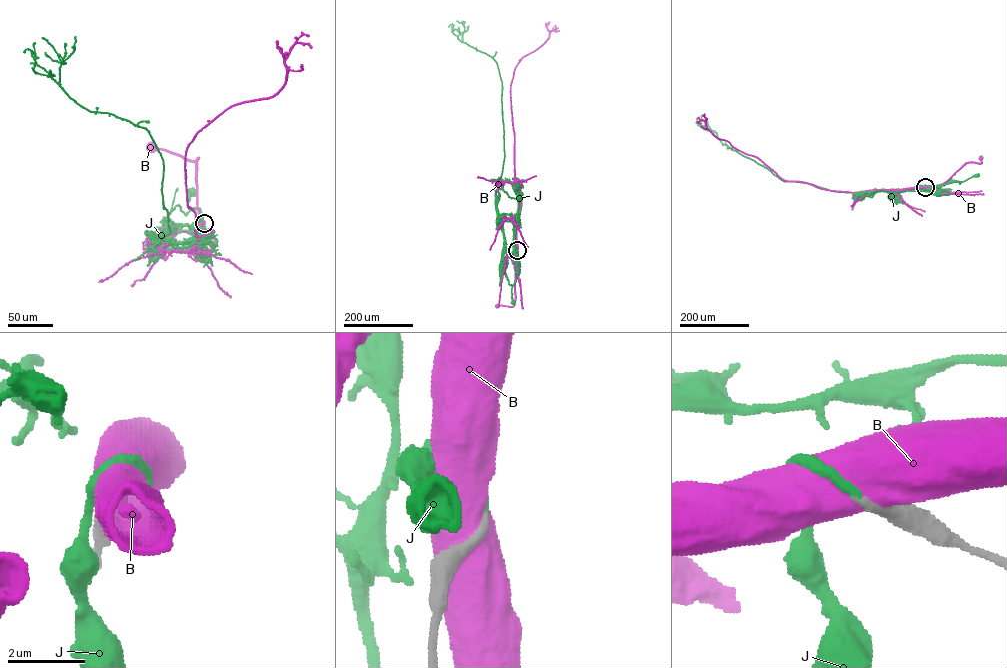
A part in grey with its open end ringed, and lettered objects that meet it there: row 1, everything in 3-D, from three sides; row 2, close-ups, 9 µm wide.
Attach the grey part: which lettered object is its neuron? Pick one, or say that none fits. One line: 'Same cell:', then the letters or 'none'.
Same cell: J

